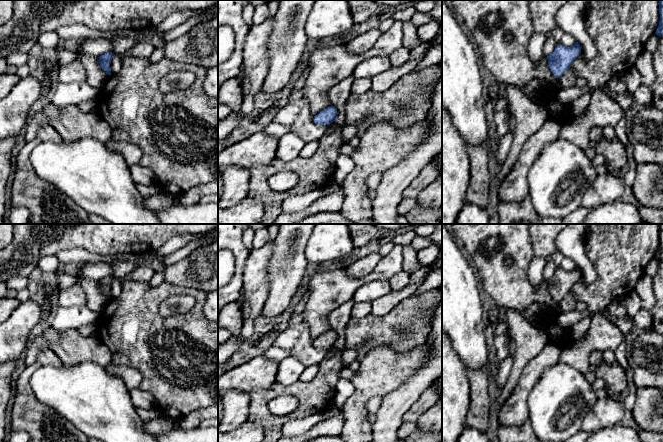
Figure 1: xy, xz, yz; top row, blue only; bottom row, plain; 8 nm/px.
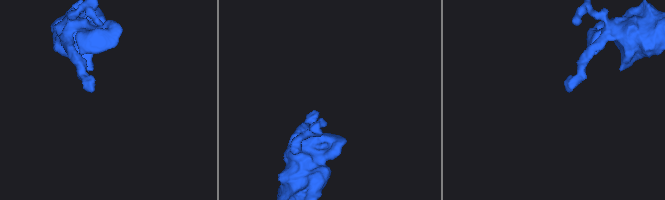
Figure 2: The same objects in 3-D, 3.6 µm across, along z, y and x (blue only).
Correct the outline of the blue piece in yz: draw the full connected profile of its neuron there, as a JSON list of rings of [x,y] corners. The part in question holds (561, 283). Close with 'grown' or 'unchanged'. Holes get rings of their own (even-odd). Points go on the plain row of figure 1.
[[[576,266],[571,271],[564,271],[558,268],[554,276],[547,280],[548,290],[556,302],[562,301],[562,299],[570,293],[572,287],[581,278],[582,271]]] | unchanged

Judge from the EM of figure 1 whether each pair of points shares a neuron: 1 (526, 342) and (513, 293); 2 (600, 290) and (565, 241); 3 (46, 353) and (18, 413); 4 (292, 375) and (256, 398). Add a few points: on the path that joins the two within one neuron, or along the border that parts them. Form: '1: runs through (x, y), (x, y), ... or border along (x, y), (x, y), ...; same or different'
1: border along (507, 308), (513, 308), (522, 313); different
2: border along (587, 258), (595, 270), (596, 278), (585, 284); different
3: runs through (32, 368), (24, 376), (22, 398); same
4: border along (299, 380), (289, 385), (282, 385), (276, 382); different

